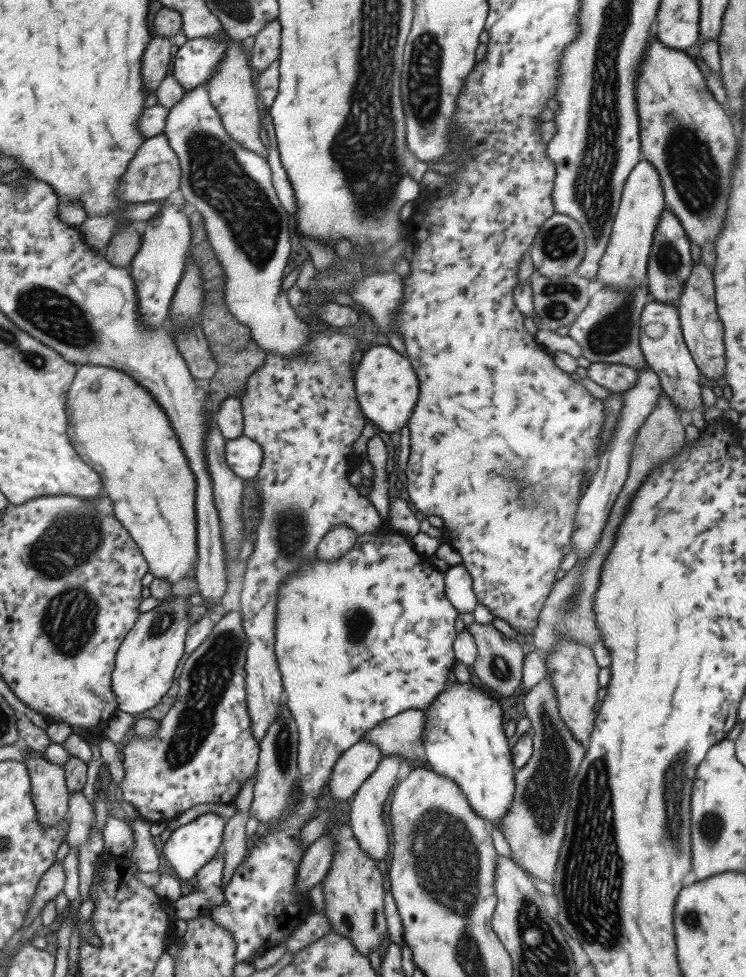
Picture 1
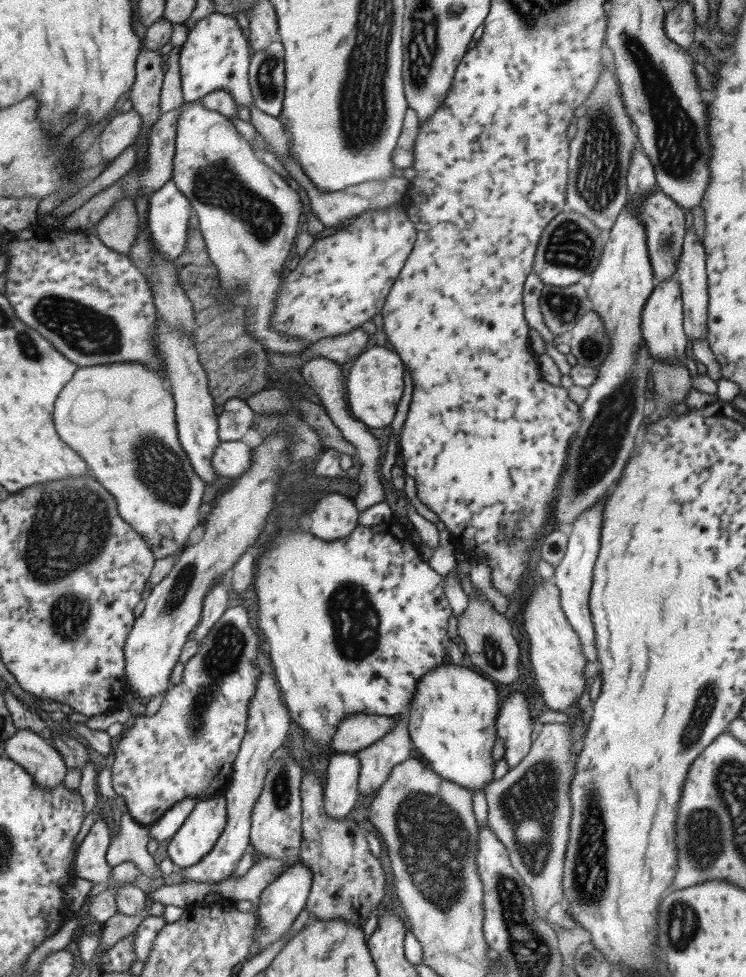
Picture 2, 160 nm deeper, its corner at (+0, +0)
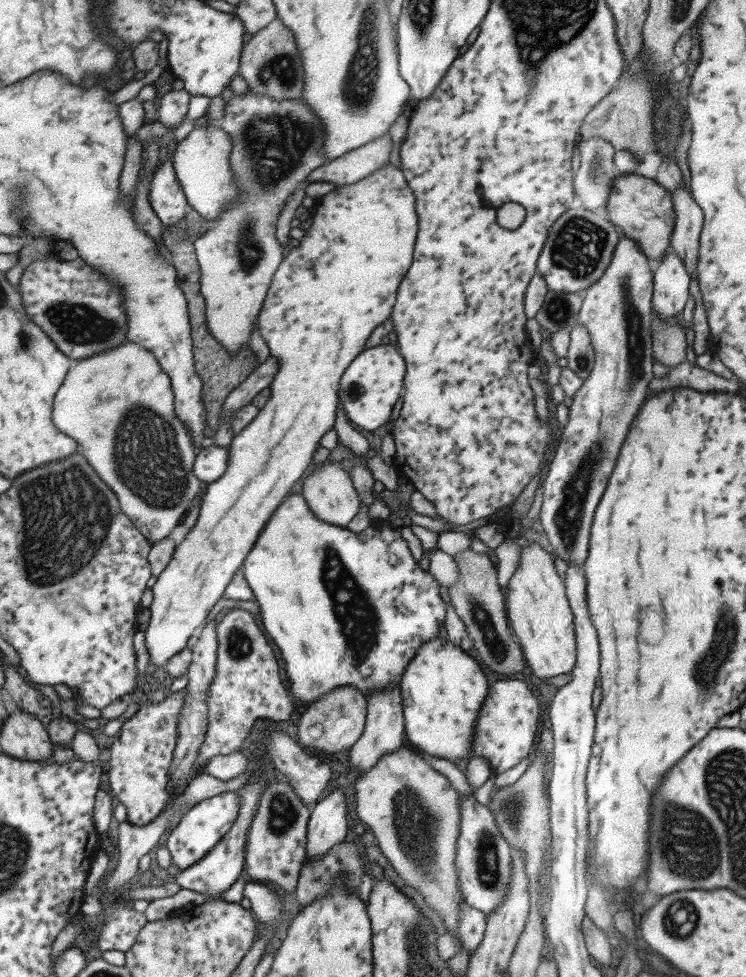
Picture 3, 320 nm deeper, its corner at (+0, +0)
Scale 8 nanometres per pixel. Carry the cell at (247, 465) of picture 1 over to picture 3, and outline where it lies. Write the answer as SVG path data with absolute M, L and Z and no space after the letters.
M213 444L198 452L194 462L194 471L205 483L219 480L229 466L230 446Z

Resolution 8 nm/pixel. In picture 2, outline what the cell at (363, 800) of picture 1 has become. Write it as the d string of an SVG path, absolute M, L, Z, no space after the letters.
M406 714L389 716L389 719L395 719L395 725L384 737L355 753L359 763L357 788L363 796L371 796L396 764L414 755L408 737L406 718Z

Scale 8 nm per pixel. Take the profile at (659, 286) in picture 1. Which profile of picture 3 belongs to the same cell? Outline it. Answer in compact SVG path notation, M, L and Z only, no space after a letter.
M618 173L610 188L605 201L607 218L613 225L619 226L623 235L641 249L652 266L656 265L669 251L671 232L675 226L675 213L669 191L653 179L635 173Z

